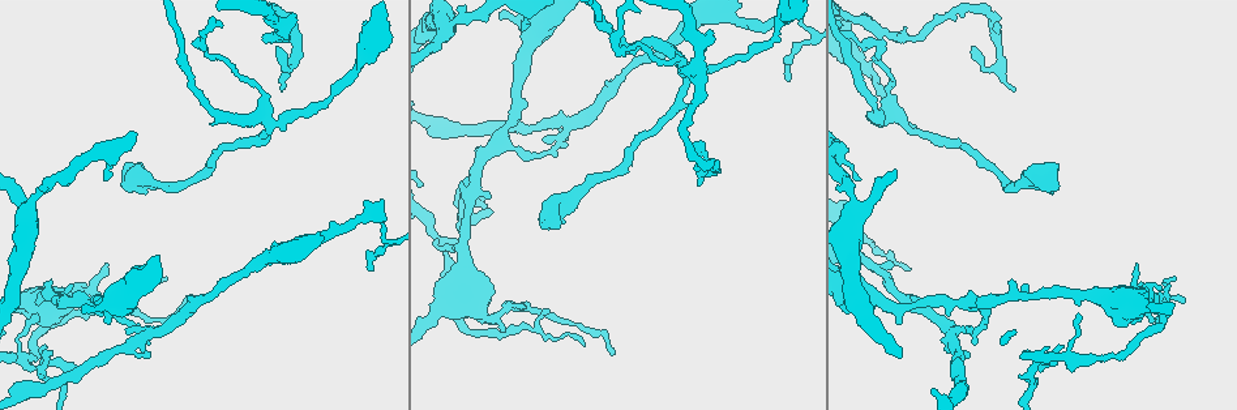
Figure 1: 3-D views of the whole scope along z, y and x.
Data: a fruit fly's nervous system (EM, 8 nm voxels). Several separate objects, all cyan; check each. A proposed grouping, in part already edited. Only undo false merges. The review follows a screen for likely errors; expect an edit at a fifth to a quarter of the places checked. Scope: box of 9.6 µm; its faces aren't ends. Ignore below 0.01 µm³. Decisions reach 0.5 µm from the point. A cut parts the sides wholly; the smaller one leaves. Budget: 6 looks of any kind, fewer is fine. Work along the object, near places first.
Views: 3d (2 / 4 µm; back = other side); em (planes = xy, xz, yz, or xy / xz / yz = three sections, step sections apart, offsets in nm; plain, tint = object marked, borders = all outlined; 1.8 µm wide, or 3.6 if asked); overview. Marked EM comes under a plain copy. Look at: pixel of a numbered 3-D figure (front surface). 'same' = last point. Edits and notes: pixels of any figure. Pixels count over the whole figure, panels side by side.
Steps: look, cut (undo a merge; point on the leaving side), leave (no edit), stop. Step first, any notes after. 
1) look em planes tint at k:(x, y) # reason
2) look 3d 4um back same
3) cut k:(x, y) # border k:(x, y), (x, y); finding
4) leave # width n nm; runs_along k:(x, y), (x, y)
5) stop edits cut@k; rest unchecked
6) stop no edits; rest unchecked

look em xy step 8 tint at 1:(881, 44) # abrupt turn

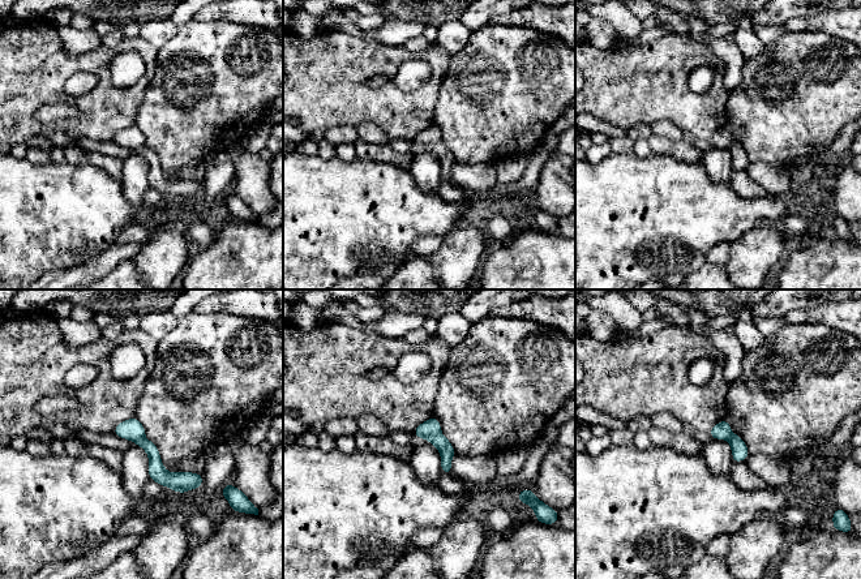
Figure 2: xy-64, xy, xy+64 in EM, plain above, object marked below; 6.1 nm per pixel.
cut 2:(432, 427) # border 2:(440, 432), (428, 438); two neurons meet here

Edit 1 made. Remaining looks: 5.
look overview # redraw

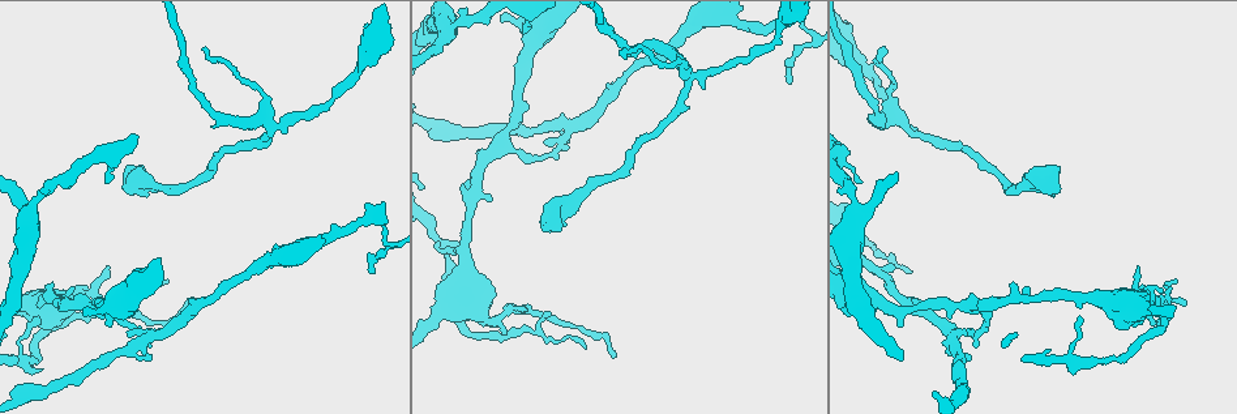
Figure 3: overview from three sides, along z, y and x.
look 3d 2um at 3:(901, 124)

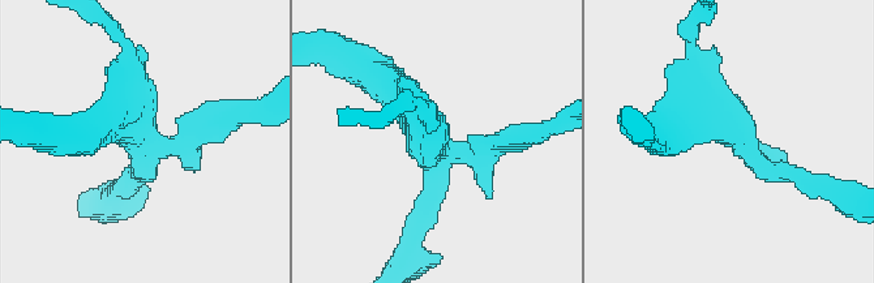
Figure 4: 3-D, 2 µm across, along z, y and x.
look em yz step 16 tint at 4:(447, 145) # arms 4; shape alone is not enough

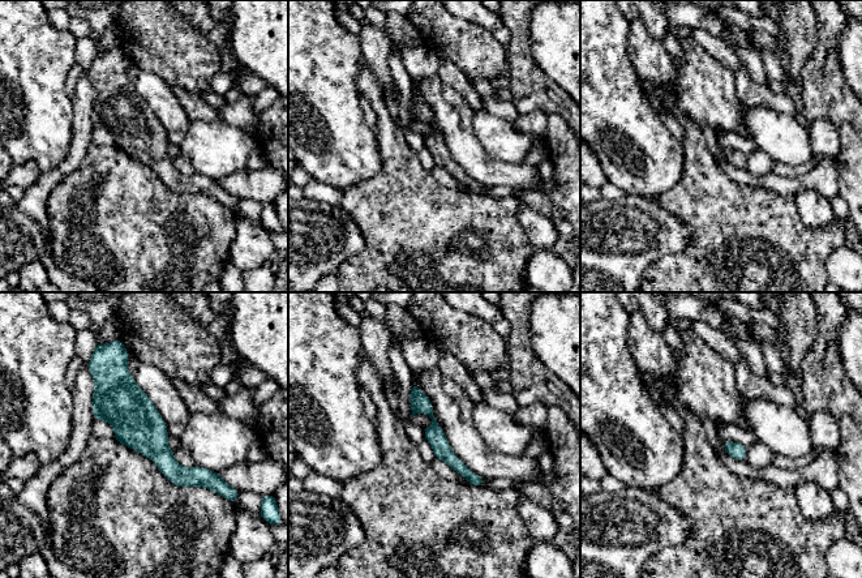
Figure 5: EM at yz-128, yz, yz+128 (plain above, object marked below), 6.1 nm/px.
look em planes tint same

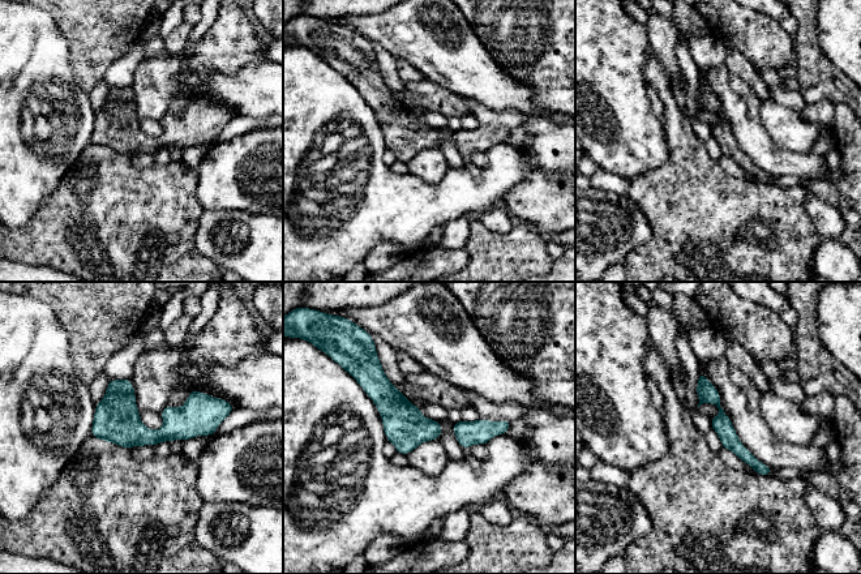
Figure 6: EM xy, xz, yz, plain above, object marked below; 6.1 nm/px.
leave # runs_along 6:(215, 422), (94, 432); continuous, no second neuron

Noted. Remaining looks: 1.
stop edits cut@2; rest unchecked

